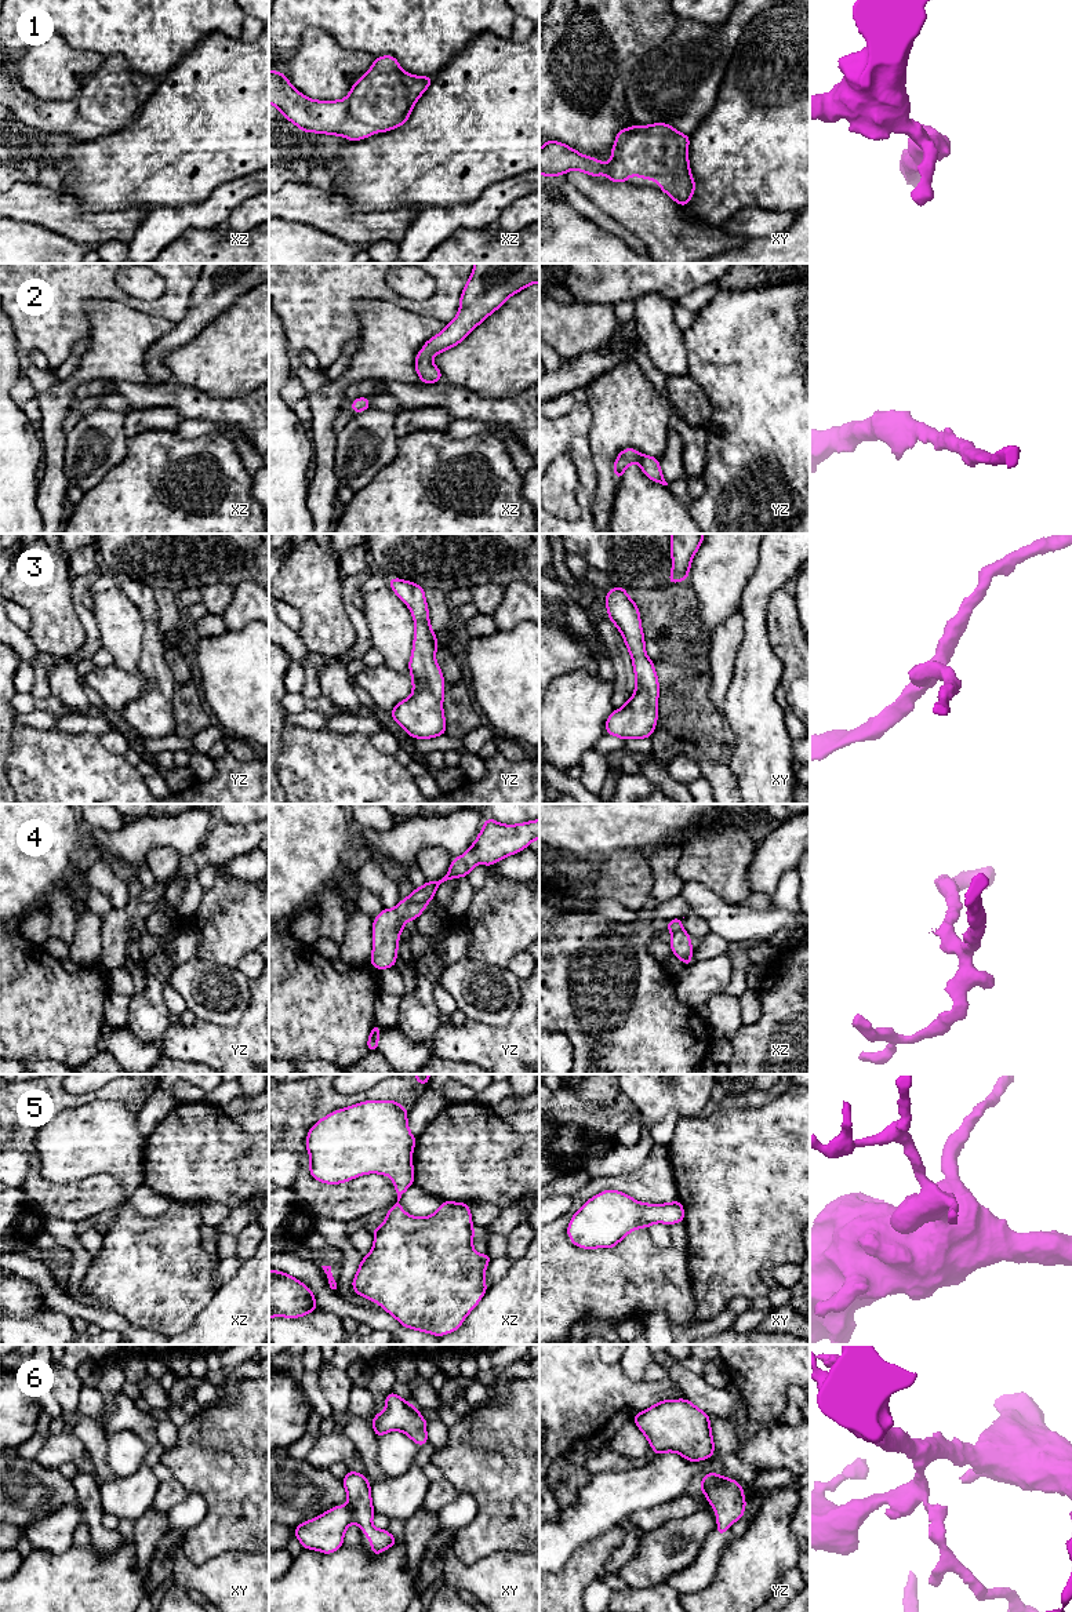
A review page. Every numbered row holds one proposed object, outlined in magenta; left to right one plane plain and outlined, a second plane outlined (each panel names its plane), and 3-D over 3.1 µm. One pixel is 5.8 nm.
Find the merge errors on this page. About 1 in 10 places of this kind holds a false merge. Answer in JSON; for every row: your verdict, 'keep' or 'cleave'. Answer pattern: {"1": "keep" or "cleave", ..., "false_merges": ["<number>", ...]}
{"1": "keep", "2": "keep", "3": "keep", "4": "keep", "5": "keep", "6": "keep", "false_merges": []}

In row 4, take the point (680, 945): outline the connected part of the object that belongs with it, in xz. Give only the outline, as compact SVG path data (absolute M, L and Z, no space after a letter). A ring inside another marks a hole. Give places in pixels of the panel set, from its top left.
M673 918L668 921L666 929L672 934L672 940L669 943L671 950L679 960L682 960L687 967L690 967L693 964L690 958L694 954L694 949L690 943L691 936L682 927L683 918Z

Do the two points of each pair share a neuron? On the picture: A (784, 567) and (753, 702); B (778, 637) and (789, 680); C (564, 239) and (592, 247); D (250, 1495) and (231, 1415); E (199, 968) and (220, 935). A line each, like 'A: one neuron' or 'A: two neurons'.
A: one neuron
B: one neuron
C: one neuron
D: one neuron
E: two neurons

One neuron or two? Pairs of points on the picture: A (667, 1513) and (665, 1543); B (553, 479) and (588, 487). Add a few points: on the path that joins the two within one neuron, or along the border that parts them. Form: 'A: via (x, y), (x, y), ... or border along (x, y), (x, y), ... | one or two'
A: border along (697, 1509), (683, 1517), (671, 1518), (646, 1534) | two
B: border along (566, 454), (573, 459), (577, 475), (578, 517) | two

